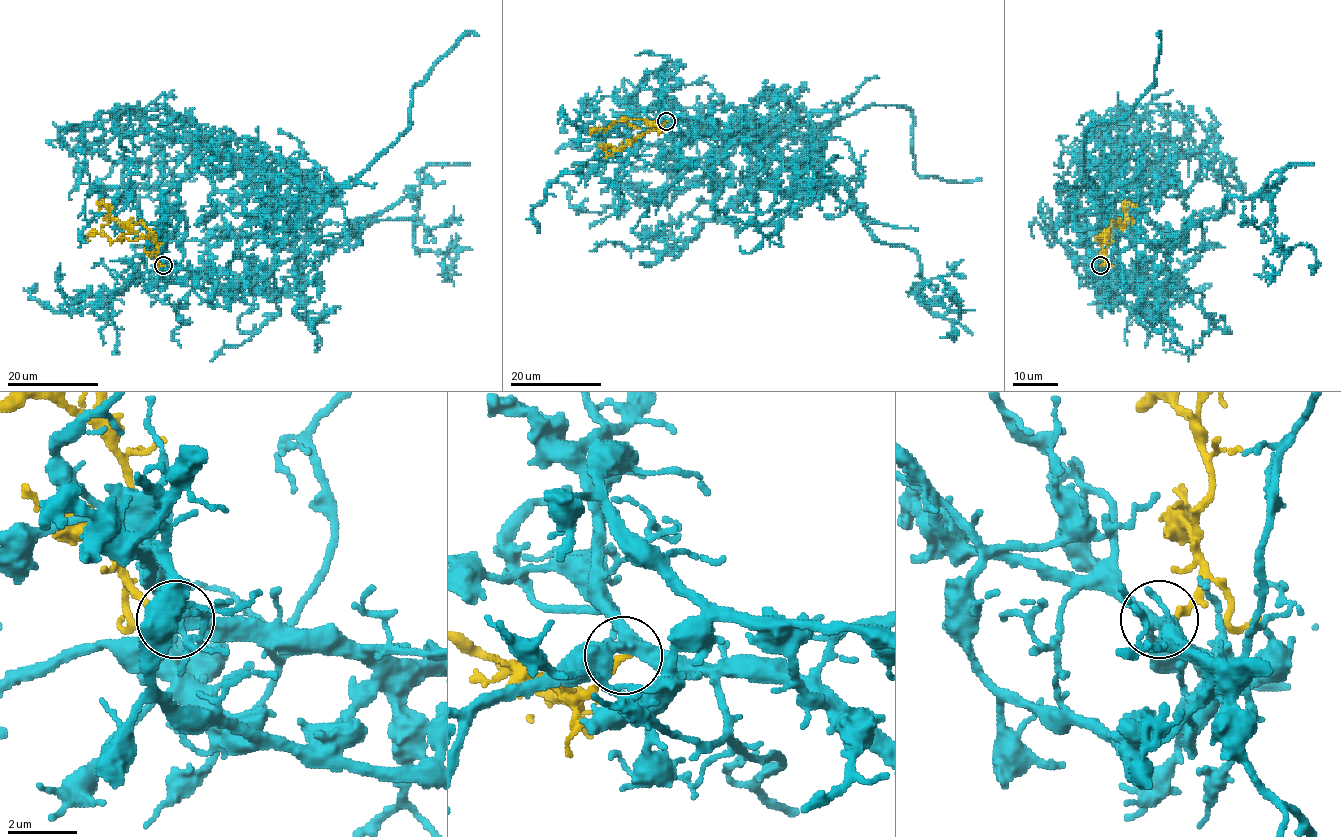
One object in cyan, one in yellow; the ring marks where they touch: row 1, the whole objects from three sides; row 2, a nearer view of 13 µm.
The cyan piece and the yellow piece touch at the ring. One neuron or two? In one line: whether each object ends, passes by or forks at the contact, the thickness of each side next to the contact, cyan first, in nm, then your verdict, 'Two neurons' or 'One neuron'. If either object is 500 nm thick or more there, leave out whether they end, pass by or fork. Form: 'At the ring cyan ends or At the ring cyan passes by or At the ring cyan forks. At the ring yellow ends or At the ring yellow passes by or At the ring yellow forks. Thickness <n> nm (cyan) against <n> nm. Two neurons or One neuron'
At the ring cyan forks. At the ring yellow ends. Thickness 360 nm (cyan) against 190 nm. One neuron

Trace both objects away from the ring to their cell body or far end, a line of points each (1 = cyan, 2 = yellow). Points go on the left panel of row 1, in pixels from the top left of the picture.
1: (163, 266), (263, 281), (289, 185), (242, 172), (196, 125), (163, 108), (121, 106), (71, 150), (55, 146)
2: (163, 266), (156, 259), (157, 243), (154, 234), (142, 223), (120, 224), (101, 204)

